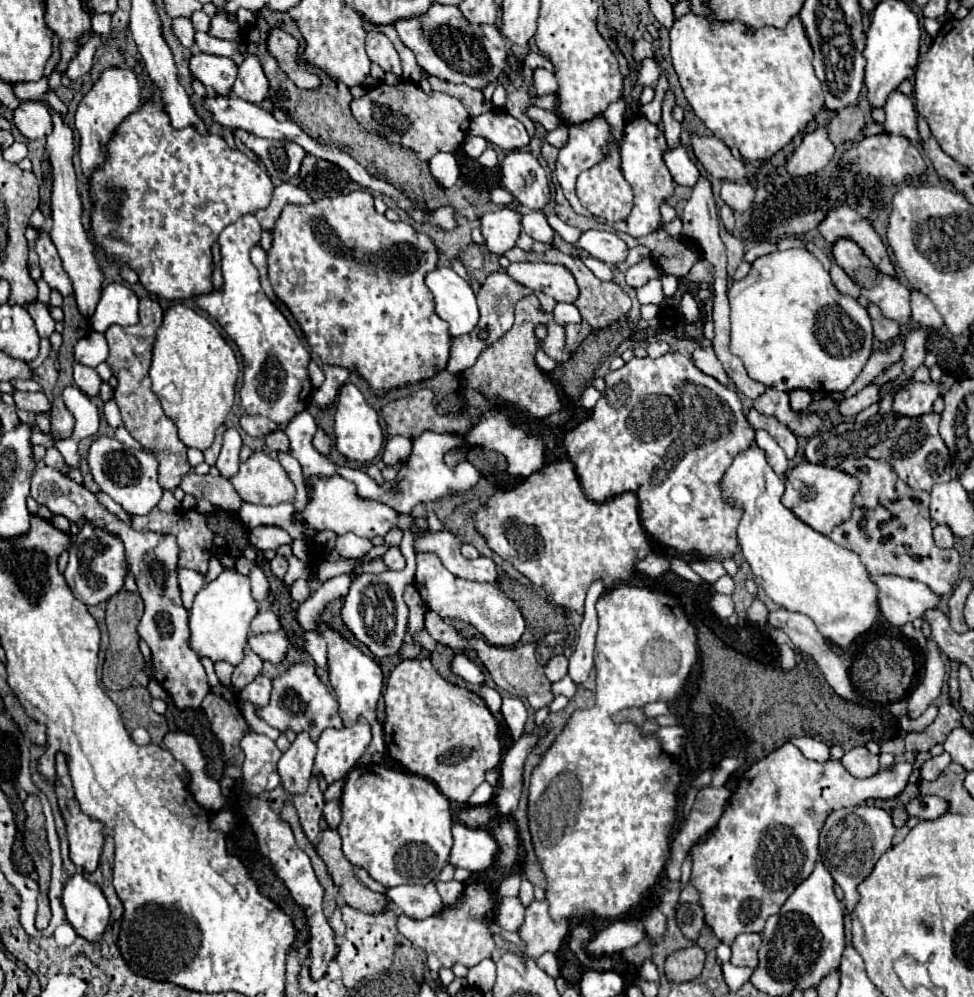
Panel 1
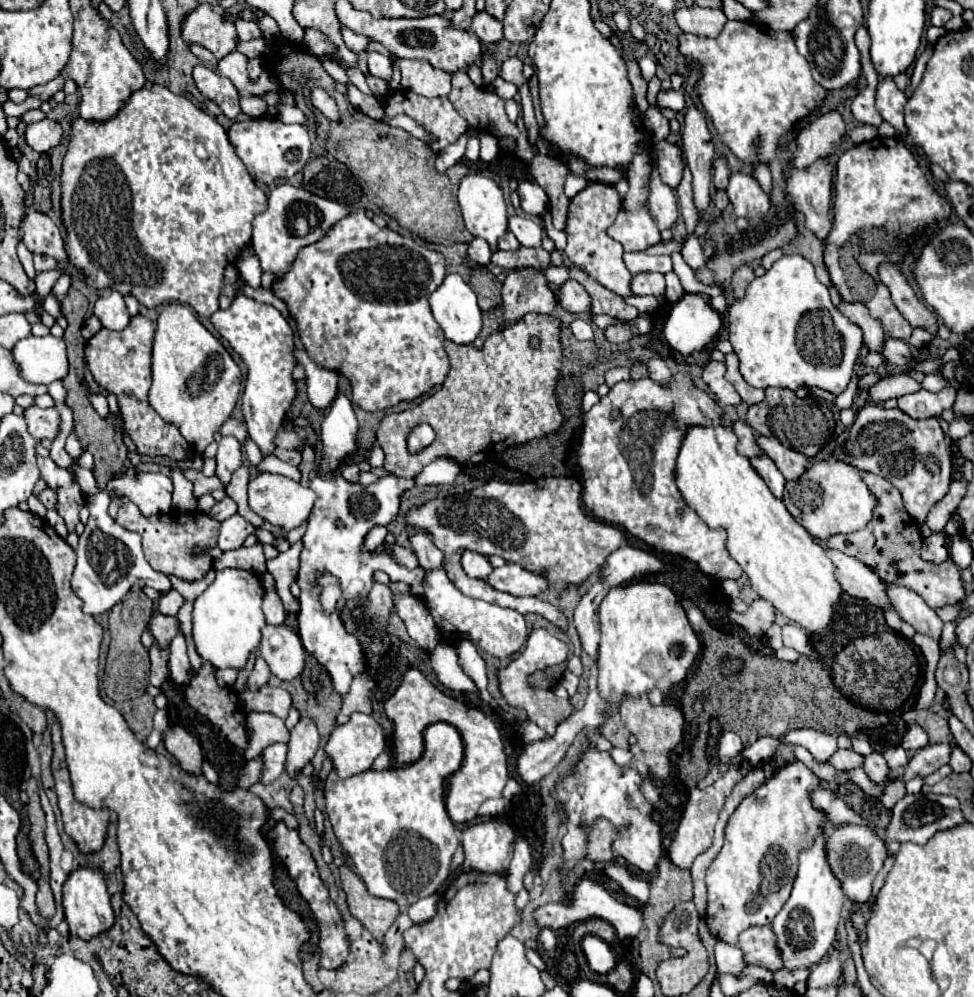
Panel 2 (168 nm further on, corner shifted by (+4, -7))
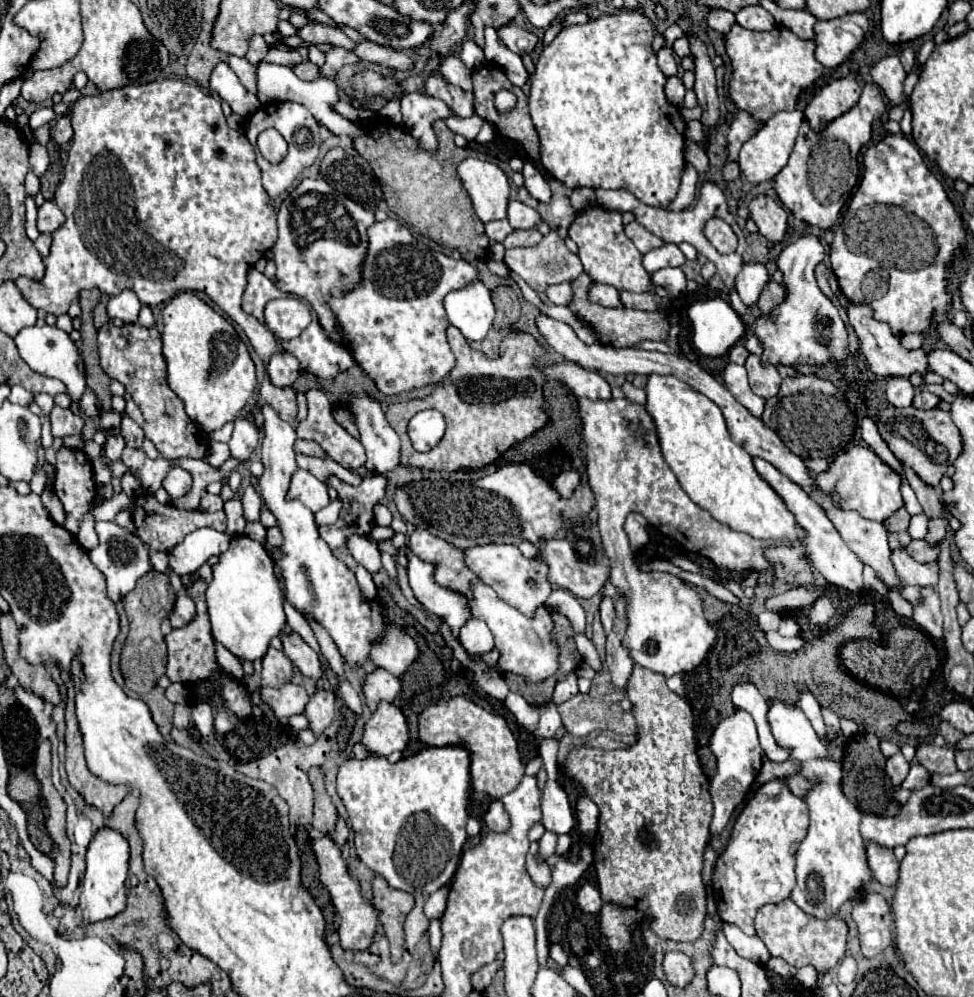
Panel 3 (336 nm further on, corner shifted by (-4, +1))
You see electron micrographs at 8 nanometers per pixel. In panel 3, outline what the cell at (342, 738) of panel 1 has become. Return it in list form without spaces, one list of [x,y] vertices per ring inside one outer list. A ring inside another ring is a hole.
[[[381,701],[365,725],[361,743],[375,757],[389,757],[393,751],[403,751],[409,743],[409,729],[403,711],[393,703]]]

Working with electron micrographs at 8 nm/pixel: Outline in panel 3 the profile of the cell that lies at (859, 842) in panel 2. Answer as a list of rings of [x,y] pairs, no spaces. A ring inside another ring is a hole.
[[[867,843],[867,859],[871,865],[873,877],[885,885],[895,887],[899,881],[899,861],[895,859],[891,849],[883,849],[875,843]]]

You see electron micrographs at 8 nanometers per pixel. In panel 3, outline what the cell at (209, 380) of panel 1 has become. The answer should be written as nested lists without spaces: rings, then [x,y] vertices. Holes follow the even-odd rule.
[[[193,291],[179,293],[167,303],[167,307],[163,309],[163,323],[163,355],[167,359],[167,381],[171,389],[177,393],[179,399],[183,399],[185,411],[191,421],[197,423],[205,433],[221,429],[225,423],[233,421],[243,411],[243,407],[253,397],[257,385],[255,365],[245,343],[239,339],[233,325],[225,317],[221,317],[211,305],[201,301]]]

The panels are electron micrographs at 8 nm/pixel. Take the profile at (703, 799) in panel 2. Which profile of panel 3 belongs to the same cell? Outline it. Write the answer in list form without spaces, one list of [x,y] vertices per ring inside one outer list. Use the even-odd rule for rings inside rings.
[[[735,709],[731,715],[723,717],[713,731],[709,749],[717,757],[717,775],[711,779],[711,787],[709,787],[711,797],[713,797],[713,807],[715,807],[713,821],[711,821],[711,833],[717,835],[725,829],[733,811],[743,803],[751,783],[755,781],[763,765],[763,749],[759,745],[757,727],[755,727],[753,717],[743,709]]]

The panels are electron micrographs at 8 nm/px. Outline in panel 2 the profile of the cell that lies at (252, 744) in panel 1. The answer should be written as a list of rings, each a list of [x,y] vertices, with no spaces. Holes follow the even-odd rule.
[[[273,743],[269,745],[267,749],[261,751],[259,759],[263,761],[263,767],[261,767],[261,783],[263,785],[269,785],[273,783],[283,771],[285,771],[285,755],[287,755],[287,745],[285,743]]]

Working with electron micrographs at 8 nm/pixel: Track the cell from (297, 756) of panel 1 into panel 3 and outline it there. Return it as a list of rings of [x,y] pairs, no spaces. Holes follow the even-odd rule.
[[[319,689],[311,697],[311,701],[305,707],[305,715],[311,723],[311,731],[315,735],[321,735],[331,721],[337,715],[337,695],[333,689]]]

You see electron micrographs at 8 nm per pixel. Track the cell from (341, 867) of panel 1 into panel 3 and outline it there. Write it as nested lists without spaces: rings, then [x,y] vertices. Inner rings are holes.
[[[375,877],[373,879],[373,905],[381,909],[379,921],[391,943],[391,957],[401,955],[403,939],[405,939],[403,923],[415,905],[415,897],[411,893],[389,887],[383,877]]]

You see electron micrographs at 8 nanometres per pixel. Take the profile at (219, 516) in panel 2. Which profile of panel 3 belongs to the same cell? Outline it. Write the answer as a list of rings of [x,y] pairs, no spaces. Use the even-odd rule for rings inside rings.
[[[237,417],[235,429],[229,441],[231,457],[235,459],[249,459],[249,455],[259,445],[259,429],[251,417]]]

